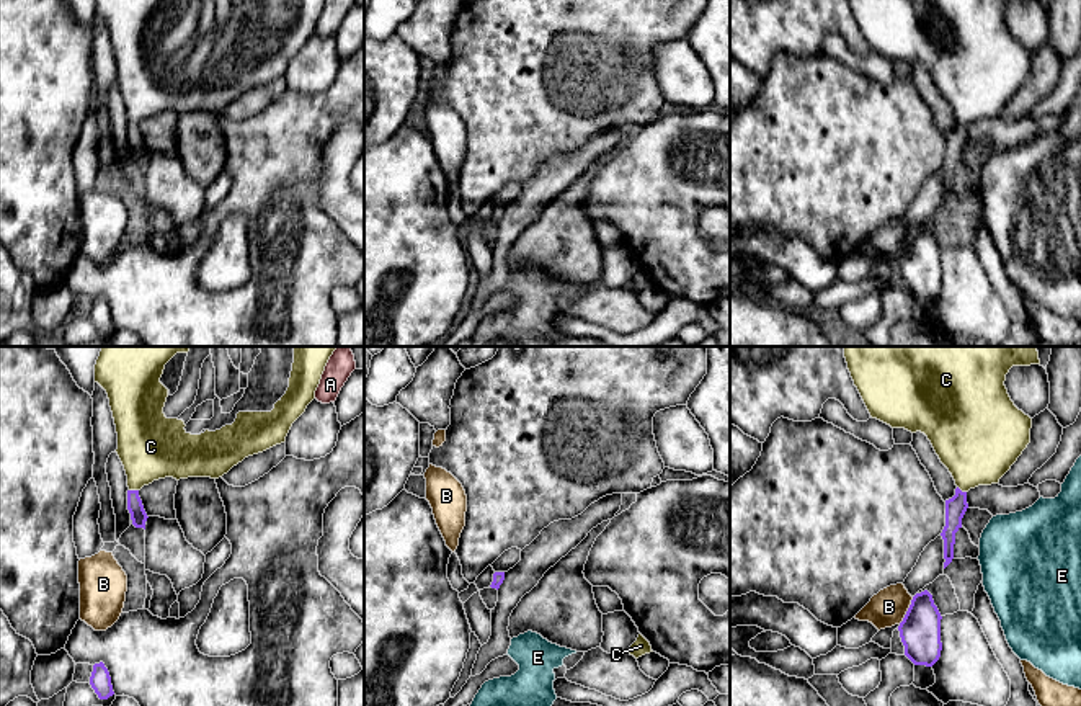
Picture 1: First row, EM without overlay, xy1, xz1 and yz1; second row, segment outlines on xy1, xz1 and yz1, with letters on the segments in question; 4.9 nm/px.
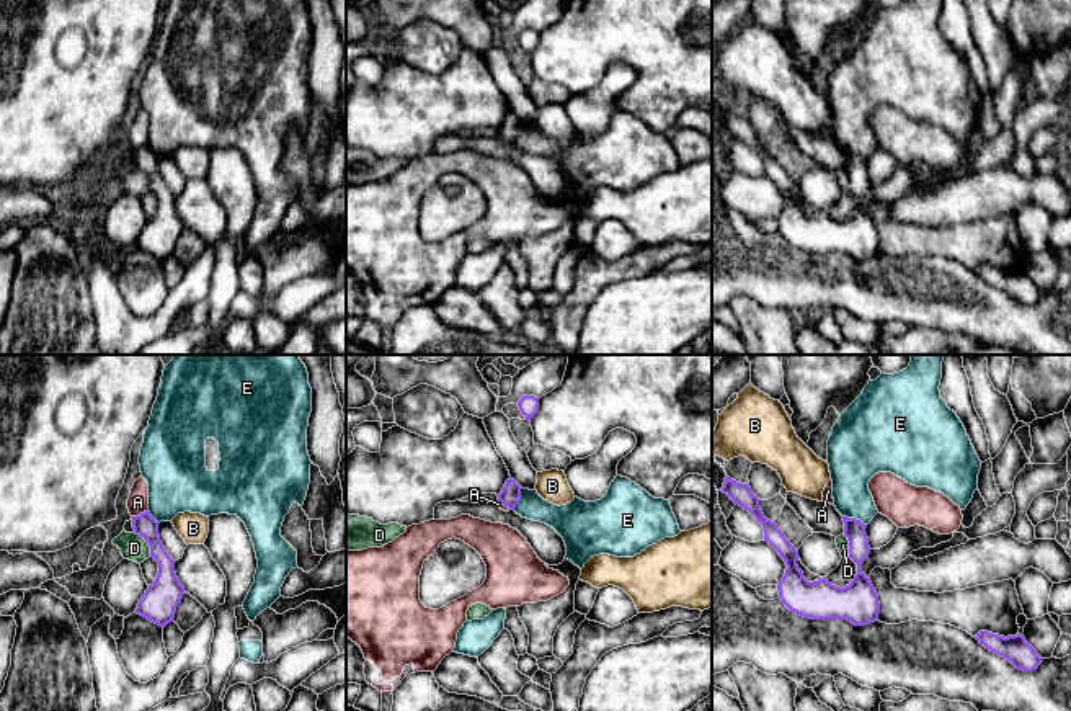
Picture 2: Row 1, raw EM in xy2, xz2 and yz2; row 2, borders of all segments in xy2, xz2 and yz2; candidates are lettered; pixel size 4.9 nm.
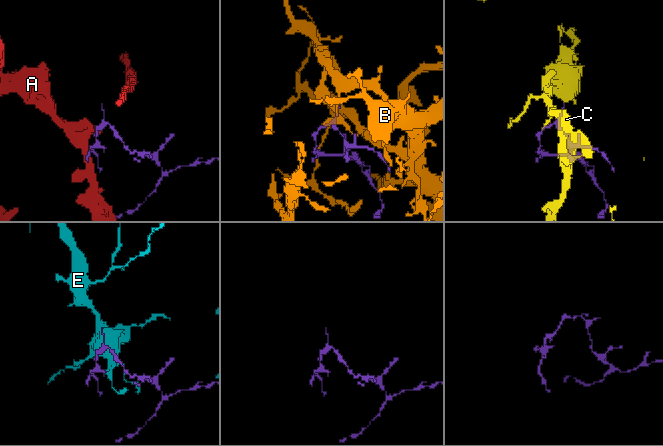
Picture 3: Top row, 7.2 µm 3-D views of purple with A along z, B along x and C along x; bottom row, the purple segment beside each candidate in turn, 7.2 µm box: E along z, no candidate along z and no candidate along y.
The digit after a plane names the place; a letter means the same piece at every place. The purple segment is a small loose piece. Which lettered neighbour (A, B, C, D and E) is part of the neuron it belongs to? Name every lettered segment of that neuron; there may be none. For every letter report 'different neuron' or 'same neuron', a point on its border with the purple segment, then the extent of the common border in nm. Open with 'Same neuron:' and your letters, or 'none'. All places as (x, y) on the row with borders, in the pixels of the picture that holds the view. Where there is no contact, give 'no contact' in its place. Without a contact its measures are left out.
Same neuron: C
A: different neuron; meets purple in xy2 at (141, 514); contact 90 nm long
B: different neuron; meets purple in yz1 at (908, 610); contact 150 nm long
C: same neuron; meets purple in xy1 at (134, 491); contact 50 nm long
D: different neuron; meets purple in xy2 at (147, 541); contact 150 nm long
E: different neuron; meets purple in yz2 at (854, 518); contact 140 nm long

